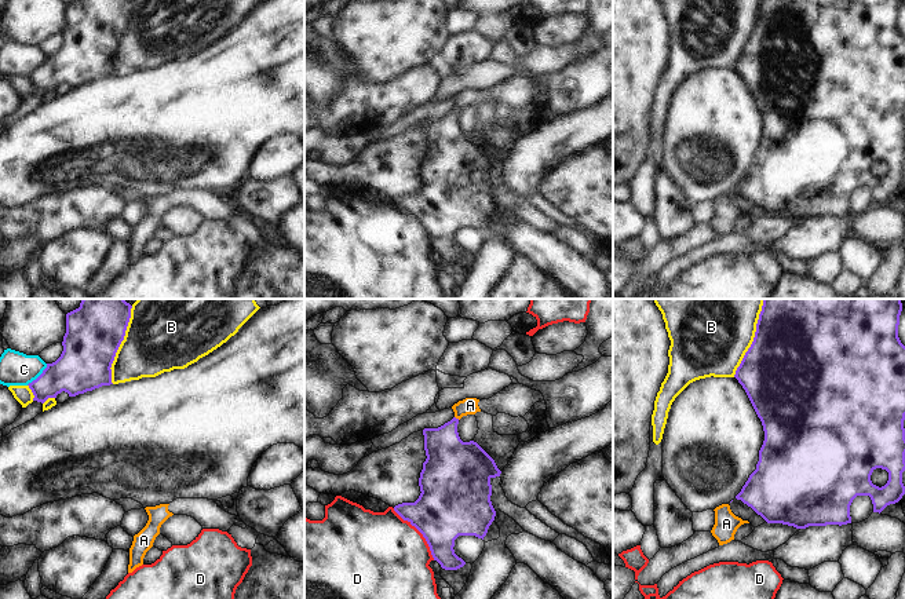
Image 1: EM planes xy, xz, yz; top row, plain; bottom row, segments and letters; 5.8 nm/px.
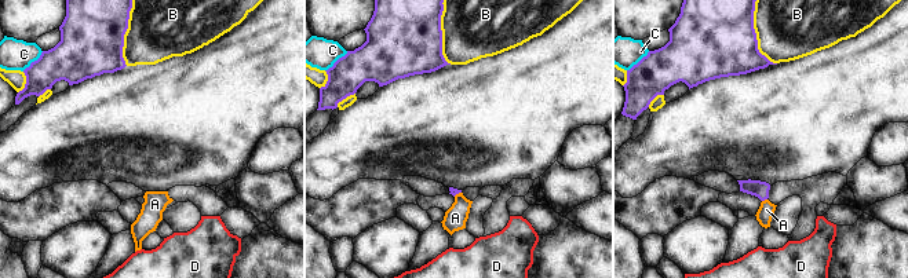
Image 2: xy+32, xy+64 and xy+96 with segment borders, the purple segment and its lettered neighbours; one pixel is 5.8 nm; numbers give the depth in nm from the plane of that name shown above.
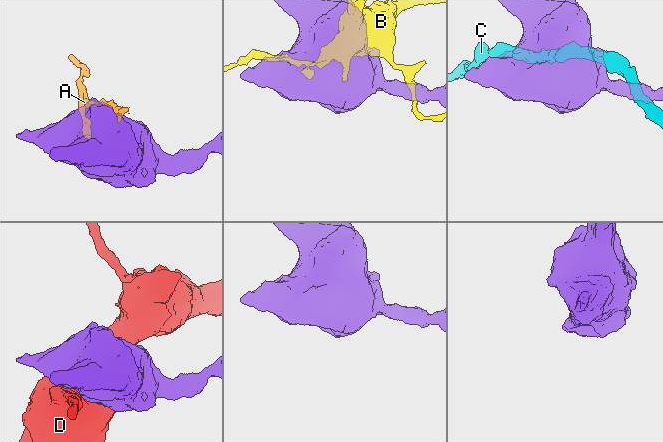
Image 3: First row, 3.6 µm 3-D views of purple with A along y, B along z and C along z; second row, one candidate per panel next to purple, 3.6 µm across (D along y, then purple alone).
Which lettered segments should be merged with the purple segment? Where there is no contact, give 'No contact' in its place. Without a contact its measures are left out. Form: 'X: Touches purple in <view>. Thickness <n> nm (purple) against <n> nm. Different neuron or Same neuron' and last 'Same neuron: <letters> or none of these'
A: Touches purple in xz. Thickness 280 nm (purple) against 100 nm. Different neuron
B: Touches purple in xy. Thickness 320 nm (purple) against 380 nm. Different neuron
C: Touches purple in xy. Thickness 280 nm (purple) against 190 nm. Different neuron
D: Touches purple in xz. Thickness 380 nm (purple) against 480 nm. Different neuron
Same neuron: none of these.

